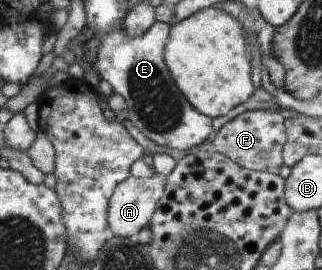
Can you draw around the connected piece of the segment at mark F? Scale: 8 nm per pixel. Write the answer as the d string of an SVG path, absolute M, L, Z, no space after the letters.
M269 110L242 112L226 122L214 136L214 149L230 158L236 165L250 171L265 171L277 175L283 167L282 150L285 144L285 119L281 113Z

